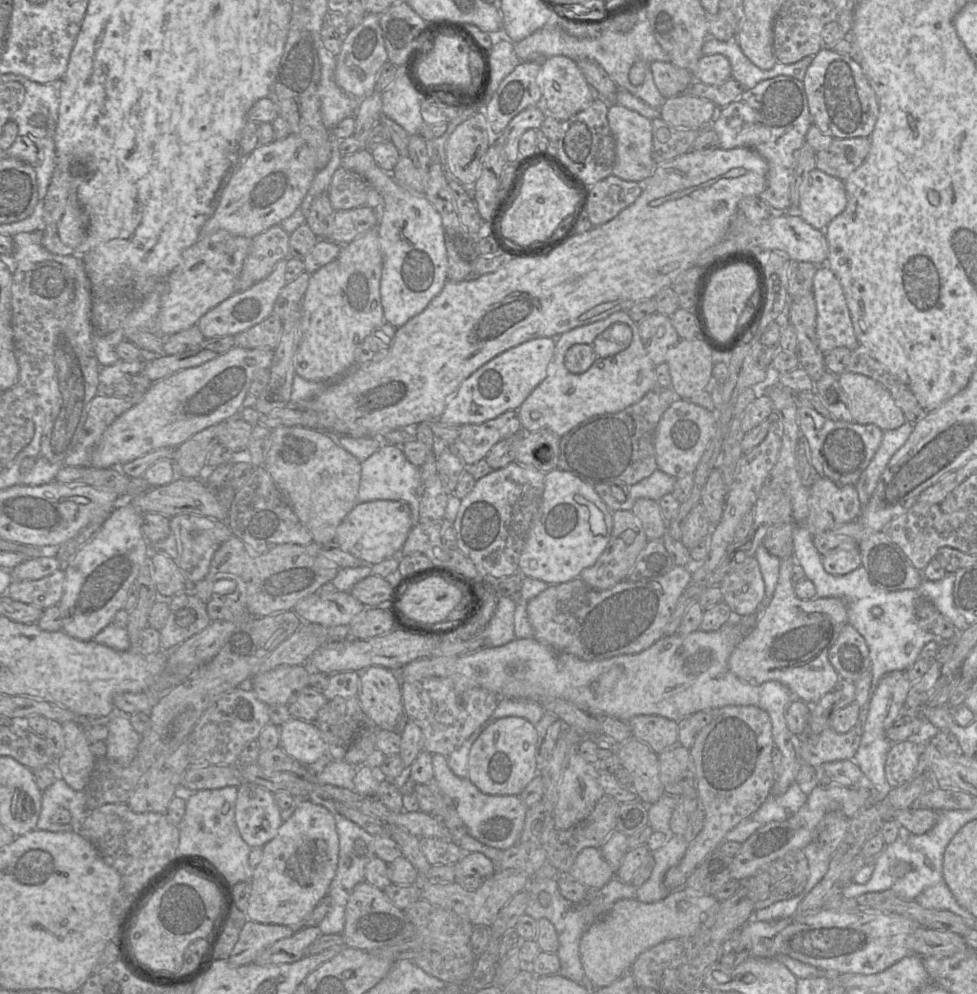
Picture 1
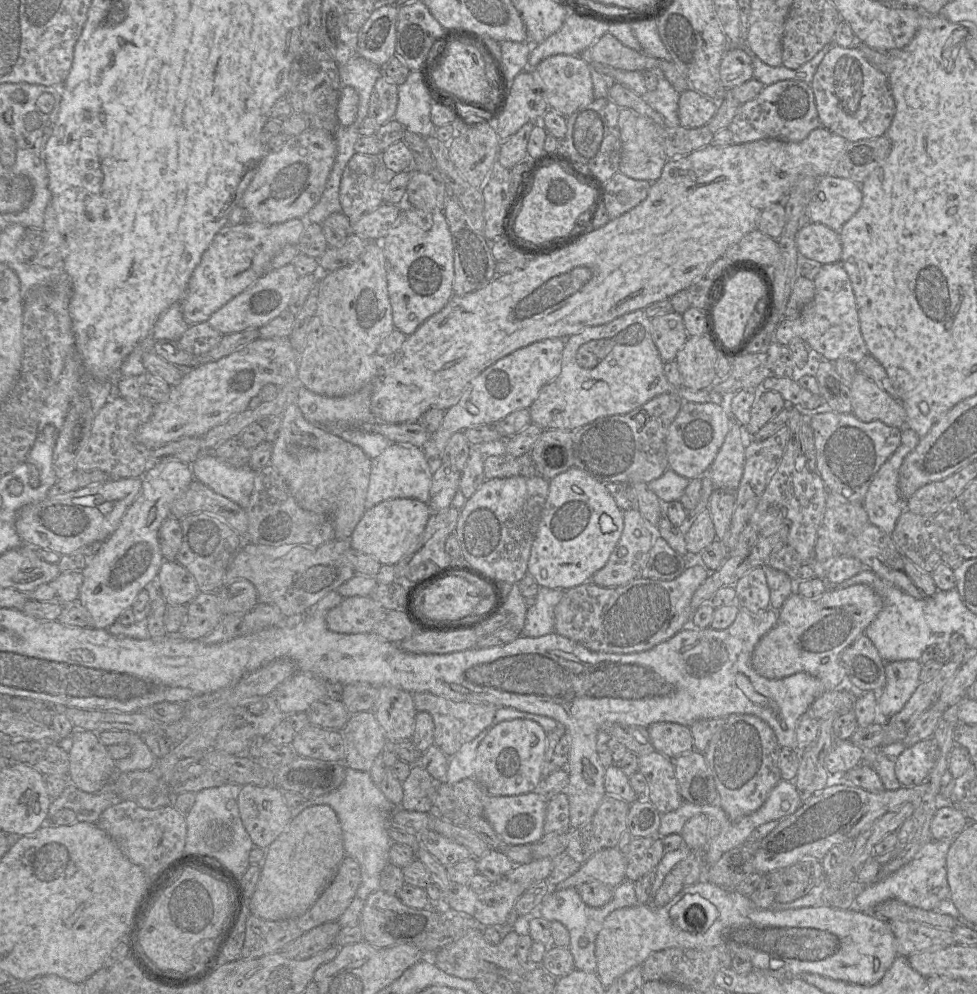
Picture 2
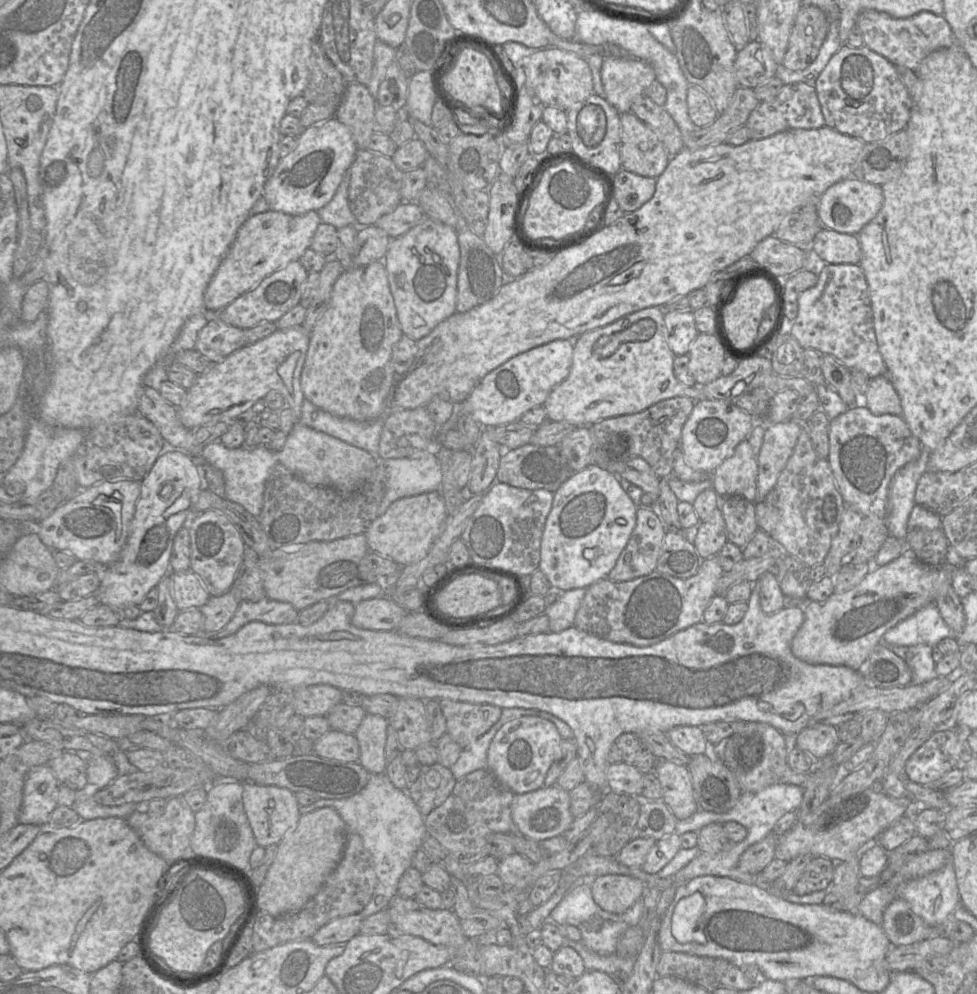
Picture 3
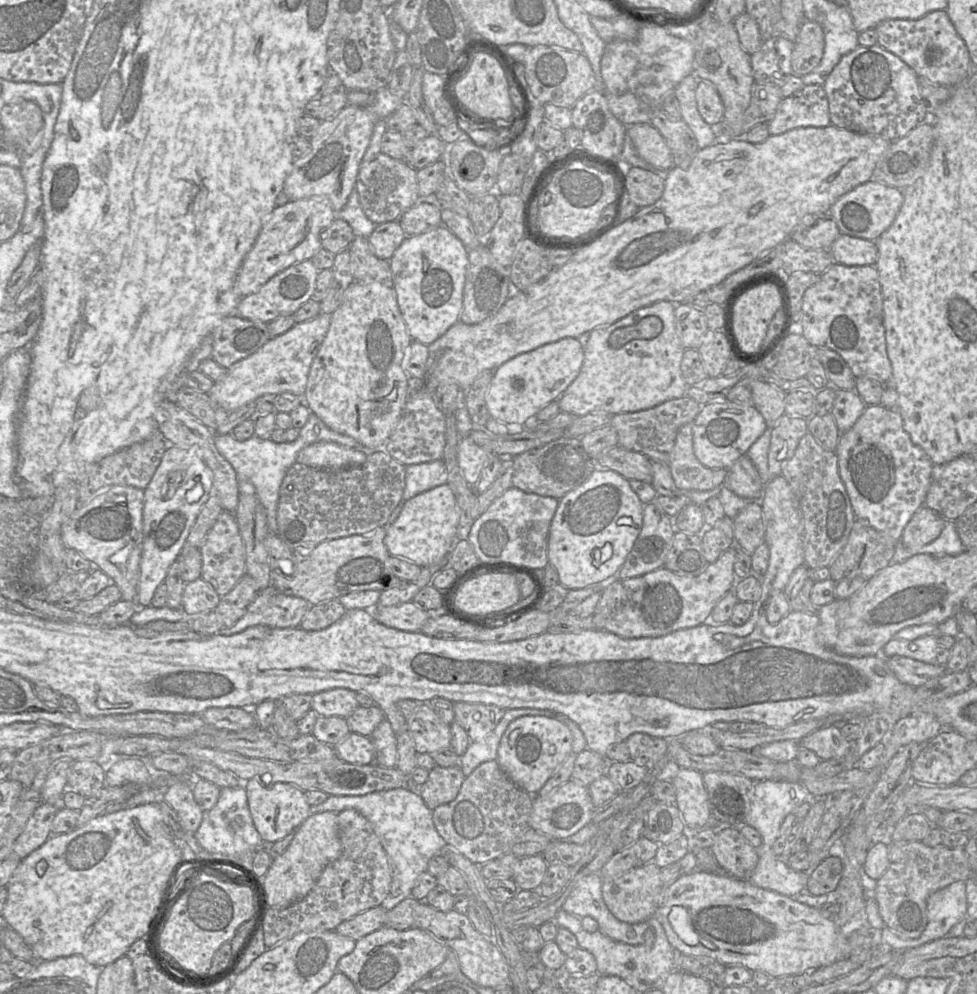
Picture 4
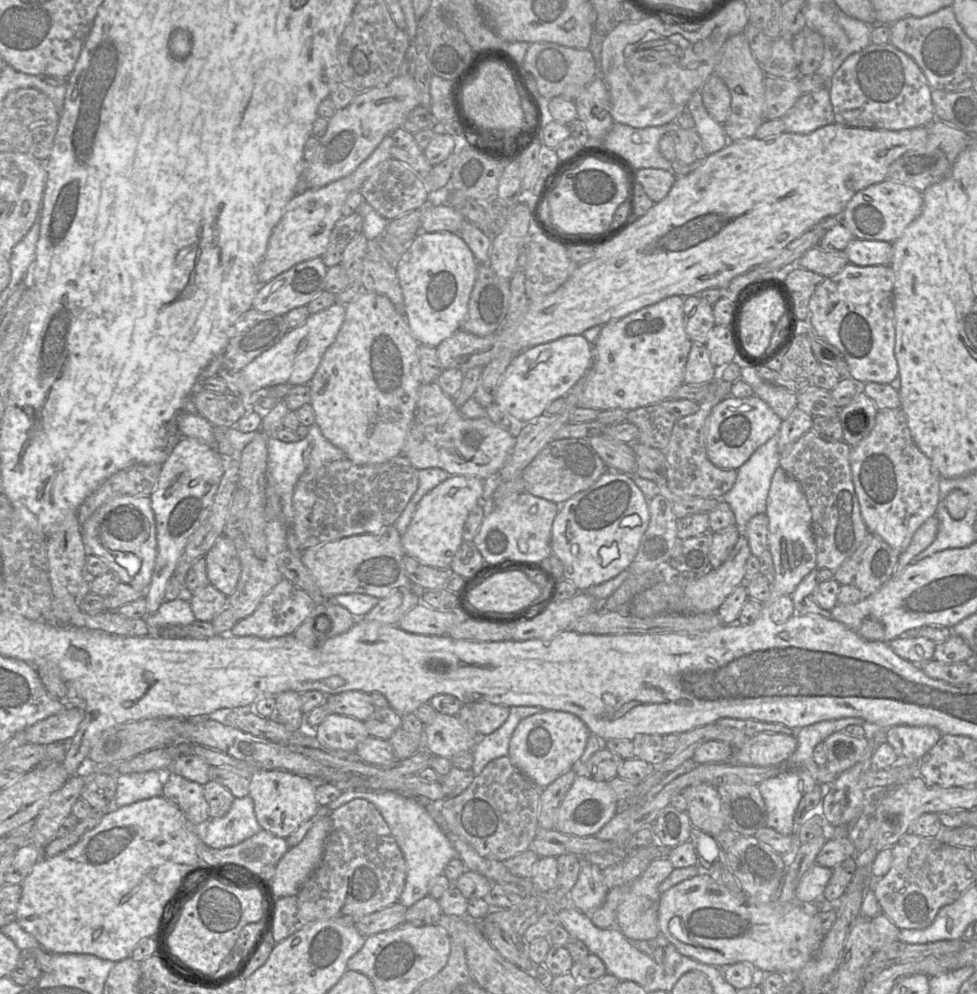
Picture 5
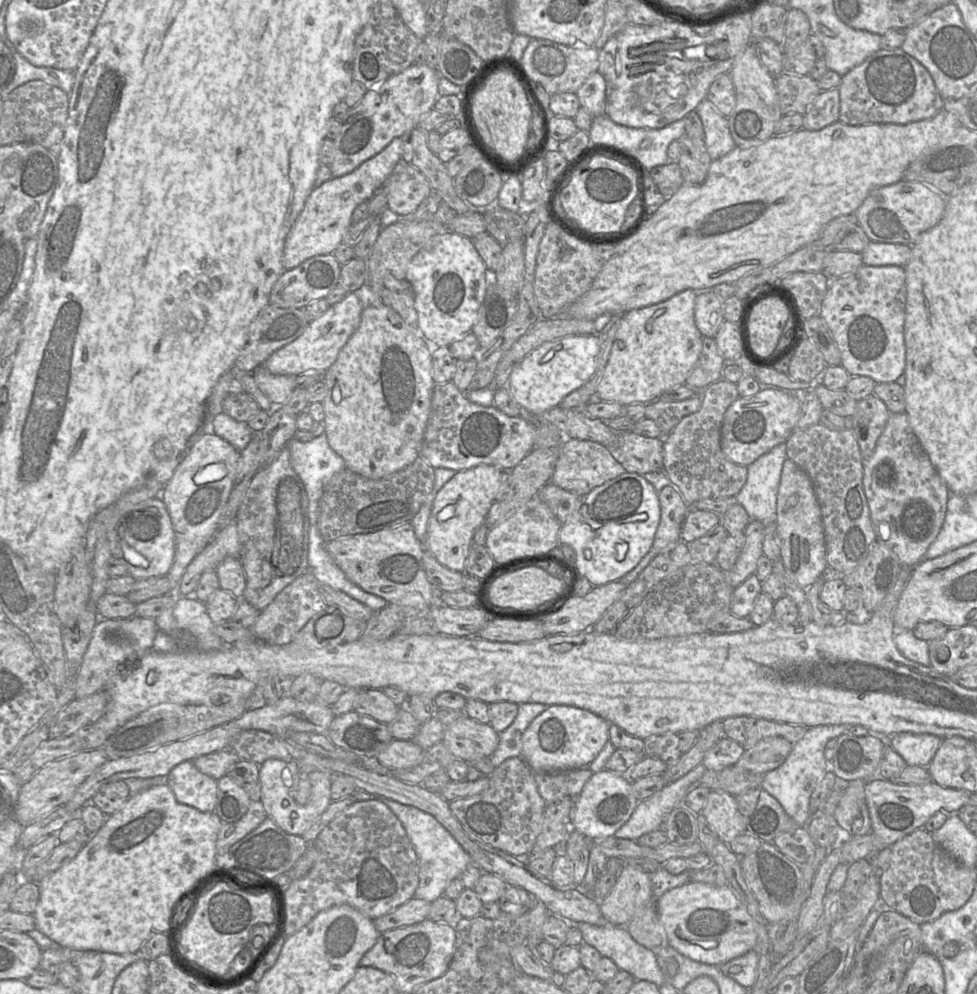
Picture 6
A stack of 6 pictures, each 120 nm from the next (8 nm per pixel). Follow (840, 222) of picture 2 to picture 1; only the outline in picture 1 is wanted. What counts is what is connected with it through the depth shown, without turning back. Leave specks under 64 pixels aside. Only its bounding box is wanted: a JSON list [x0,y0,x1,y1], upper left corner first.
[795,168,846,230]

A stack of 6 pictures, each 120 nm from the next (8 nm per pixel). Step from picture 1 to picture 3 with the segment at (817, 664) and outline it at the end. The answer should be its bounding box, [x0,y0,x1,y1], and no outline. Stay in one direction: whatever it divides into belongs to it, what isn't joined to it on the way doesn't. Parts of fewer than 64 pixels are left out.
[791,550,953,670]

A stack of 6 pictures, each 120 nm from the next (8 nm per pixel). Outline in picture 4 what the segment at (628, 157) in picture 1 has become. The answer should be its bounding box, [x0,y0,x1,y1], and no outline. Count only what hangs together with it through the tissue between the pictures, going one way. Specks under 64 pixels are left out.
[627,124,674,173]

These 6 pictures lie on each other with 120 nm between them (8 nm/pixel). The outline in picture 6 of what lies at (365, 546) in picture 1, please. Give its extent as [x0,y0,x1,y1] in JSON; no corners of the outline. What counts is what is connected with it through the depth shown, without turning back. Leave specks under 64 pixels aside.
[425,464,510,573]

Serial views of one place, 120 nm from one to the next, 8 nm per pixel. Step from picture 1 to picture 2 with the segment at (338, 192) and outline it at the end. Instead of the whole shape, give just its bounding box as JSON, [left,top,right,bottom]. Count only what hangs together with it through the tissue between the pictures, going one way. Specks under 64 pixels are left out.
[340,153,396,222]

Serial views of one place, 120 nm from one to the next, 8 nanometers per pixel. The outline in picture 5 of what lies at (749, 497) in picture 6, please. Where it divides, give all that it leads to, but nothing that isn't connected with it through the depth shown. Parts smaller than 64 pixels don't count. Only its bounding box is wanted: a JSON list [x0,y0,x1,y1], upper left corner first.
[722,435,779,533]

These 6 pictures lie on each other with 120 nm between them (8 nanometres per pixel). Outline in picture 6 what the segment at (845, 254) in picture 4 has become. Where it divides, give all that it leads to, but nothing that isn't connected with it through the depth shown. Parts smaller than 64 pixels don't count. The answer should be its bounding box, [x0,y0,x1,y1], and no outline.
[861,242,912,266]

